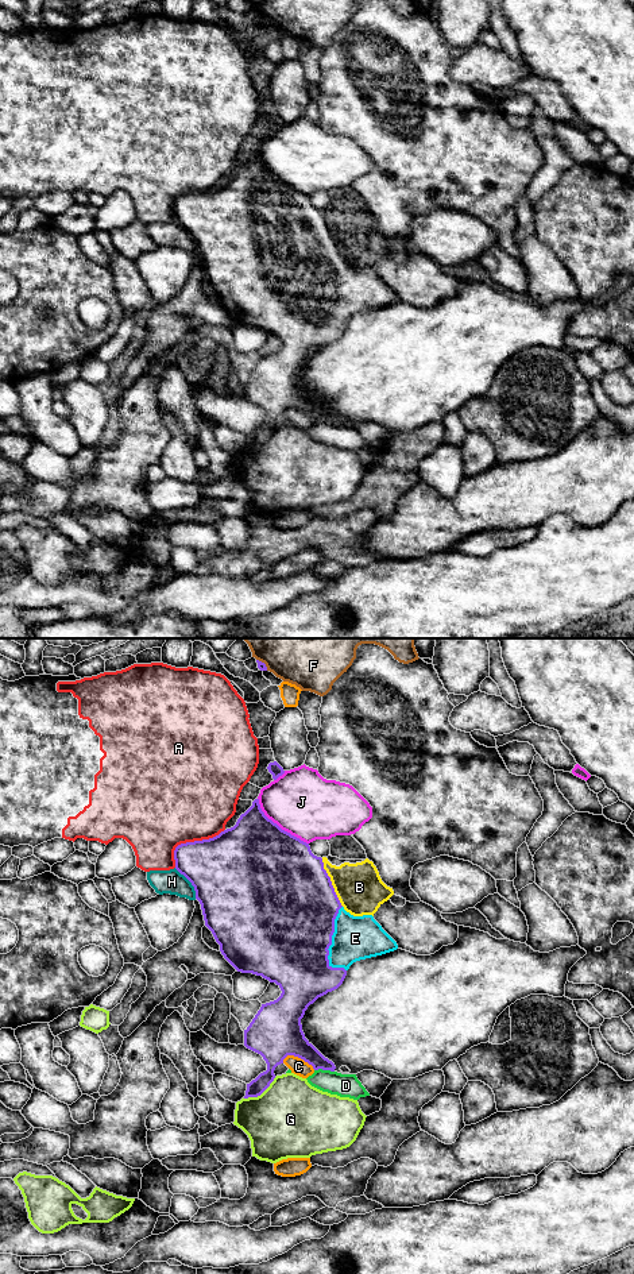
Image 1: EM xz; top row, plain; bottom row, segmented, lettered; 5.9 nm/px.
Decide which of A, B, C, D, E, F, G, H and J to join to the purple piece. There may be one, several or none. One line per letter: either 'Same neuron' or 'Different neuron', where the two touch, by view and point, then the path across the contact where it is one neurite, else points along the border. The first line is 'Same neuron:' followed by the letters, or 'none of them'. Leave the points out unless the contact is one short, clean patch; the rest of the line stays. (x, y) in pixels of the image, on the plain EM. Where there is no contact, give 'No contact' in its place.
Same neuron: E
A: Different neuron. Touches purple at xz (190, 195)
B: Different neuron. Touches purple at xz (331, 235)
C: Different neuron. Touches purple at xz (298, 409)
D: Different neuron. Touches purple at xz (324, 421). Boundary: xz (314, 421), (329, 421), (333, 424)
E: Same neuron. Touches purple at xz (331, 296)
F: Different neuron. Touches purple at xz (263, 15)
G: Different neuron. Touches purple at xz (261, 446). Boundary: xz (275, 429), (259, 447), (244, 451)
H: Different neuron. Touches purple at xz (190, 234)
J: Different neuron. Touches purple at xz (277, 177)

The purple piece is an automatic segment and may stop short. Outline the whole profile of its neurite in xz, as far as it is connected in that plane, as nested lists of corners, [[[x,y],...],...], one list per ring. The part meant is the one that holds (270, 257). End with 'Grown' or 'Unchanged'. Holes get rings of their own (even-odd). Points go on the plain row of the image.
[[[259,151],[240,167],[236,177],[219,188],[181,196],[174,202],[175,221],[194,239],[205,278],[212,283],[224,310],[241,325],[262,328],[275,335],[282,345],[260,362],[244,382],[244,398],[263,409],[267,422],[247,436],[244,451],[260,448],[274,433],[274,422],[287,408],[294,408],[314,422],[335,424],[336,418],[306,390],[301,371],[318,350],[337,341],[349,318],[360,312],[382,308],[398,301],[397,294],[372,267],[353,269],[341,258],[321,209],[312,205],[309,196],[282,182],[260,161]]]. Grown

